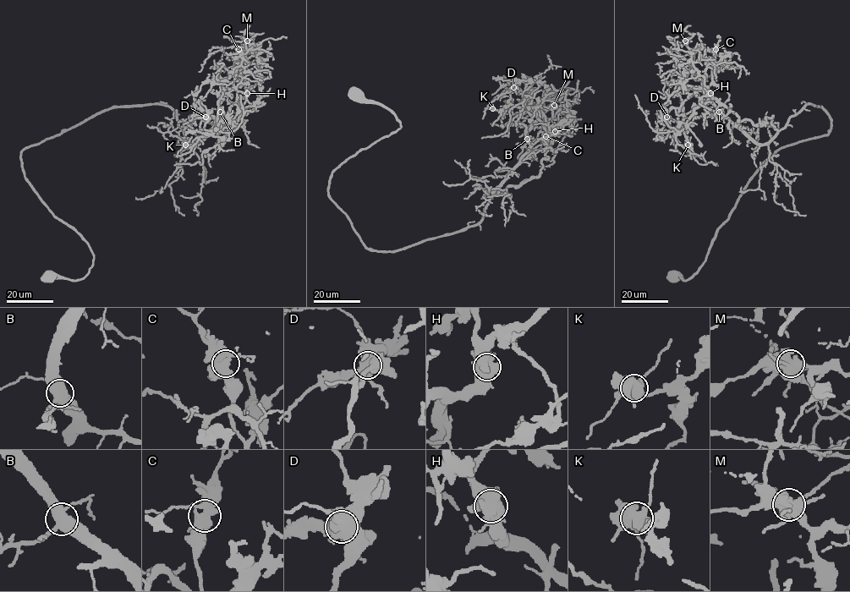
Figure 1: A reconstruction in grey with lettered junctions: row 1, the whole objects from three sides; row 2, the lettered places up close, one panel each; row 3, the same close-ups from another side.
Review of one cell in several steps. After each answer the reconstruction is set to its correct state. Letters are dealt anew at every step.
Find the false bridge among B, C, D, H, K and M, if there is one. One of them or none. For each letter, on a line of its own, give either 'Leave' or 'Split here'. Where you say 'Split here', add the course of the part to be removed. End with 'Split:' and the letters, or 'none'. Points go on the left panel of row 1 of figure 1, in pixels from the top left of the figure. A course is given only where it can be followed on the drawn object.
B: Leave
C: Leave
D: Leave
H: Leave
K: Leave
M: Leave
Split: none

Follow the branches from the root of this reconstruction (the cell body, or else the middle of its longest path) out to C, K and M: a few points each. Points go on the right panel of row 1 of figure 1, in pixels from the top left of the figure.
C: (674, 276), (698, 271), (768, 159), (830, 129), (811, 104), (764, 144), (717, 119), (708, 89), (715, 49)
K: (674, 276), (698, 271), (754, 173), (830, 119), (808, 104), (757, 144), (709, 98), (688, 145)
M: (674, 276), (698, 271), (768, 159), (830, 129), (811, 104), (764, 144), (717, 119), (718, 101), (685, 41)

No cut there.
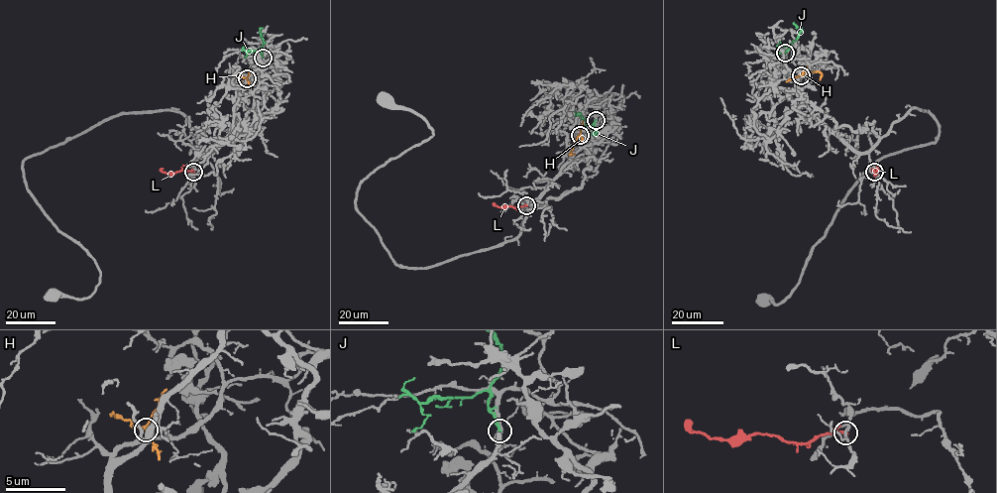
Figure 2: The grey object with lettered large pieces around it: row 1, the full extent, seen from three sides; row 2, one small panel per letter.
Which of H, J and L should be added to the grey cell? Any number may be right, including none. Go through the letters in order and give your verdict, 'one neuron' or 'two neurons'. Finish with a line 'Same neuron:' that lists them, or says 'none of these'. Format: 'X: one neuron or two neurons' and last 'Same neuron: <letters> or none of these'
H: two neurons
J: two neurons
L: two neurons
Same neuron: none of these

